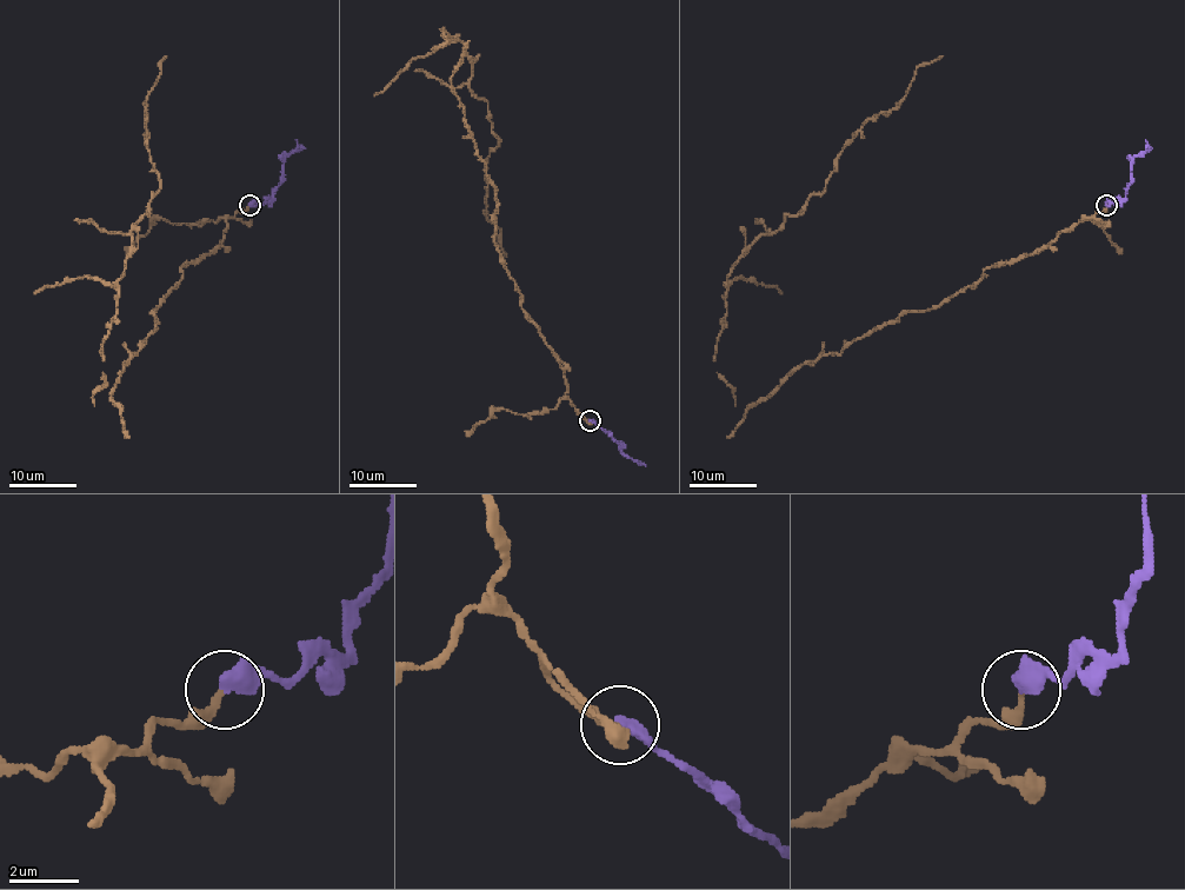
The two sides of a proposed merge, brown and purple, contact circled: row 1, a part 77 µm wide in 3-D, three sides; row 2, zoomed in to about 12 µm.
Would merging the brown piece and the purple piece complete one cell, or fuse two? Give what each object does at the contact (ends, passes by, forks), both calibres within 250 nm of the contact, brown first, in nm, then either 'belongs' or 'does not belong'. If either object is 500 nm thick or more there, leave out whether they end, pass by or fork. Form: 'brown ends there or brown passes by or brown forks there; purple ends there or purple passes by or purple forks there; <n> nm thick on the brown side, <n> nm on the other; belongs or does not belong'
brown ends there; purple ends there; 190 nm thick on the brown side, 480 nm on the other; belongs

